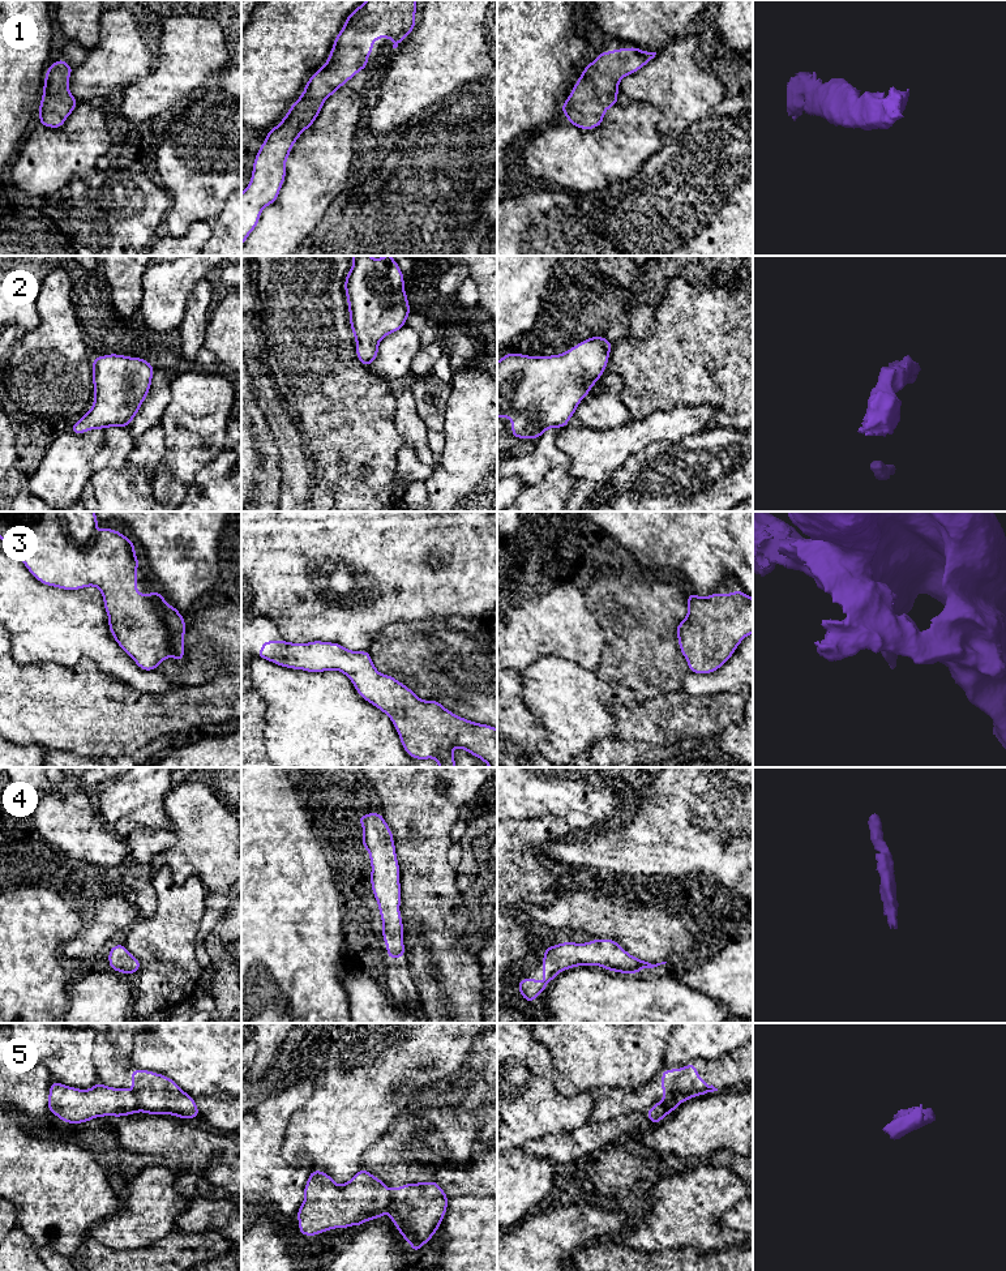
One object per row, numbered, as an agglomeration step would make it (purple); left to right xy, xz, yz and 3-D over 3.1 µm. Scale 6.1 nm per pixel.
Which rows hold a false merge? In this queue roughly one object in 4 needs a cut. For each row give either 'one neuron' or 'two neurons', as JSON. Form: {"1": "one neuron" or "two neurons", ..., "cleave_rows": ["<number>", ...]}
{"1": "one neuron", "2": "one neuron", "3": "one neuron", "4": "one neuron", "5": "two neurons", "cleave_rows": ["5"]}

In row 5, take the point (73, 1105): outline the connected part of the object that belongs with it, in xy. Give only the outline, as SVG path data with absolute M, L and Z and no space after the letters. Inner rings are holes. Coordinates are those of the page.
M52 1080L48 1112L67 1124L84 1124L97 1117L134 1114L140 1109L136 1095L128 1088L112 1088L98 1082L85 1091Z

